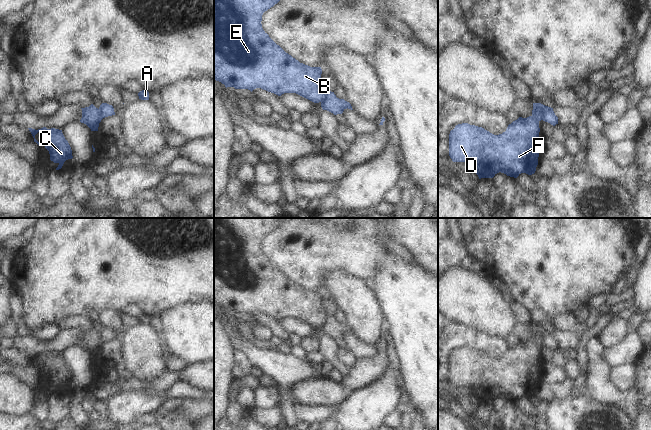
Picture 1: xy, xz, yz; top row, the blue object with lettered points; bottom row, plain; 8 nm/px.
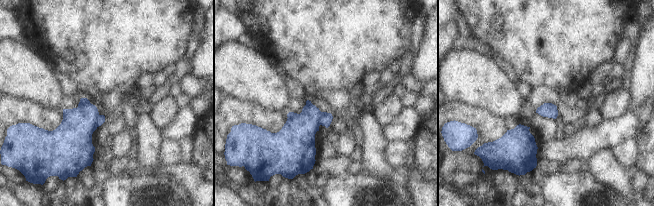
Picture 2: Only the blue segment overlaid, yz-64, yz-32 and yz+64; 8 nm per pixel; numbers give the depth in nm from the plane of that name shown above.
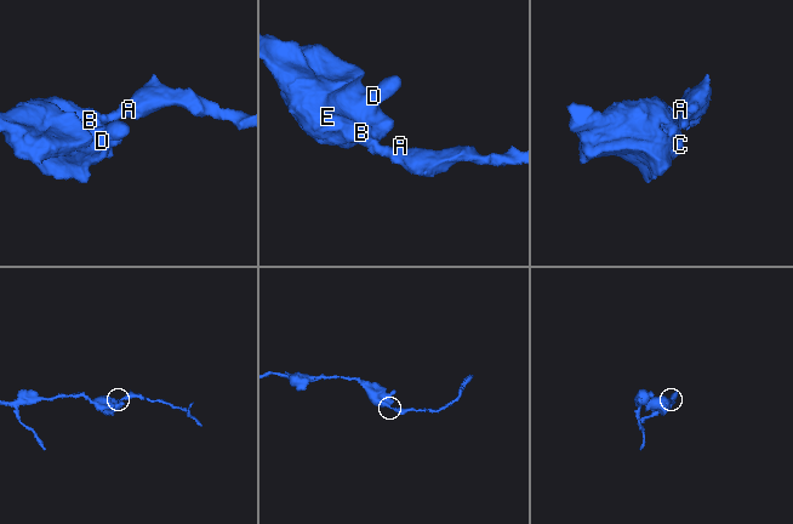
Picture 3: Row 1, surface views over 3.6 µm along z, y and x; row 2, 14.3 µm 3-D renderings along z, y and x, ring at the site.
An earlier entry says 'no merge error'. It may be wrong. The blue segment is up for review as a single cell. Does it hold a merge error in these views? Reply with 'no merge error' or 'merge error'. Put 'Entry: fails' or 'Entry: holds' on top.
Entry: fails
merge error

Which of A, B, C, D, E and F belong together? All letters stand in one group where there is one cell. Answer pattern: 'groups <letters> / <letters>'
groups A / B C D E F

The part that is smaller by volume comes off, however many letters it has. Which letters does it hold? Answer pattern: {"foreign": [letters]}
{"foreign": ["A"]}

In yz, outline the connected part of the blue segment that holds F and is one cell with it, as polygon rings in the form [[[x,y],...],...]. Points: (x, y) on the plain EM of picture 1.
[[[533,331],[531,340],[519,341],[499,359],[468,347],[458,348],[449,358],[449,380],[453,386],[475,386],[475,396],[479,403],[493,402],[499,396],[514,402],[521,397],[532,399],[538,389],[539,346],[541,344],[543,344],[541,335]]]

